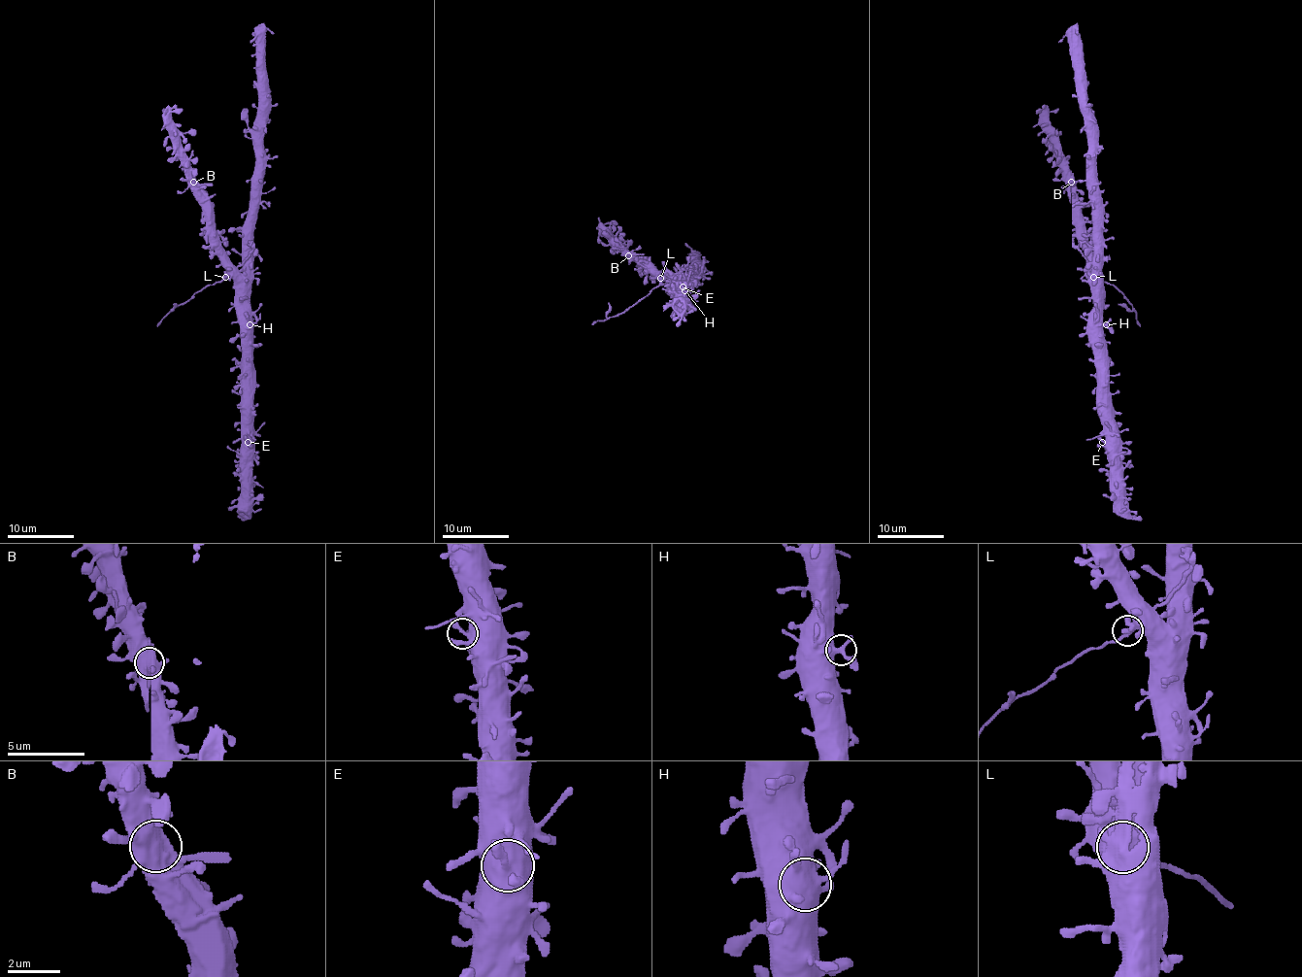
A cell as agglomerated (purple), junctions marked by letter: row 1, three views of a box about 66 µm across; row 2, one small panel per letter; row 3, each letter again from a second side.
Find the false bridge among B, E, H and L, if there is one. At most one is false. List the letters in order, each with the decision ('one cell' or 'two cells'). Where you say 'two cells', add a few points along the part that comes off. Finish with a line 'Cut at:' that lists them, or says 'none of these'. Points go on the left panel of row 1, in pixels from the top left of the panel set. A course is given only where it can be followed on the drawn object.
B: one cell
E: one cell
H: one cell
L: two cells | (224, 278), (178, 304), (157, 326)
Cut at: L

